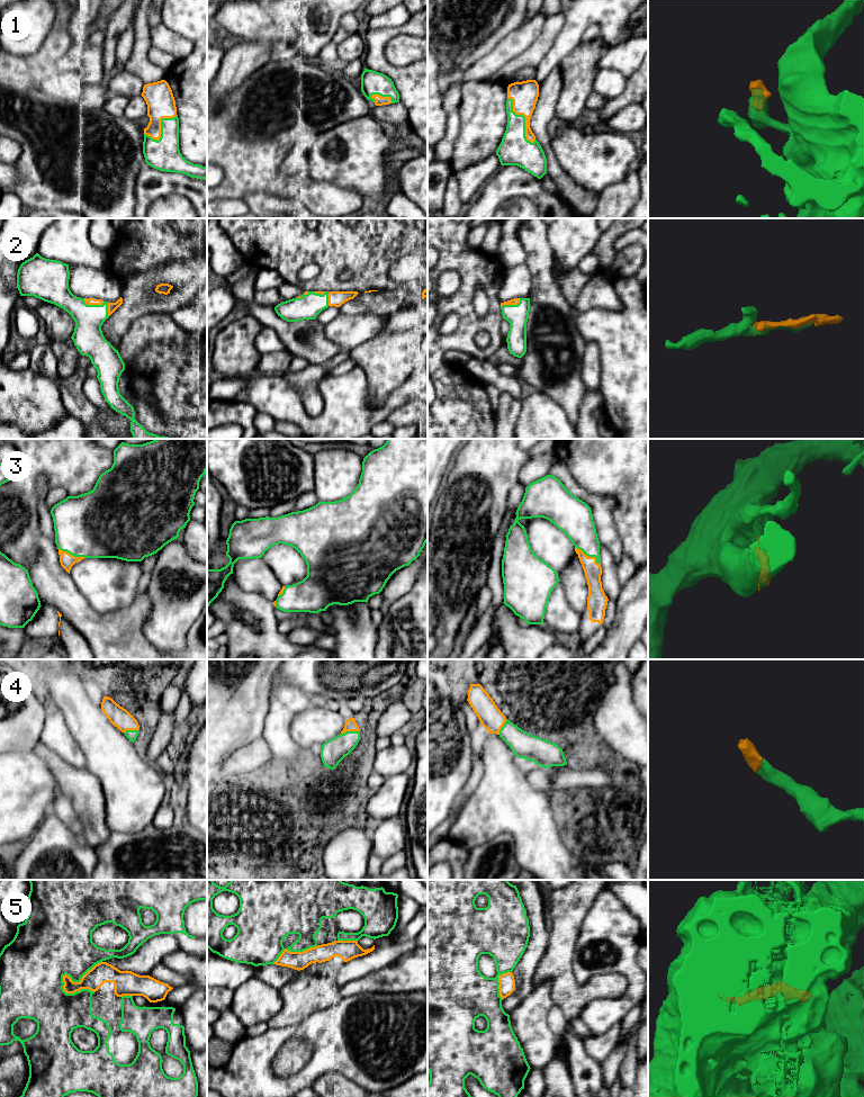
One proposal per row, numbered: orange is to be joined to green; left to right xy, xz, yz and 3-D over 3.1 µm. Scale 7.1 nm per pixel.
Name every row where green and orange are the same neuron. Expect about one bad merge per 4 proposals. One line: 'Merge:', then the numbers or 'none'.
Merge: 1, 2, 3, 4

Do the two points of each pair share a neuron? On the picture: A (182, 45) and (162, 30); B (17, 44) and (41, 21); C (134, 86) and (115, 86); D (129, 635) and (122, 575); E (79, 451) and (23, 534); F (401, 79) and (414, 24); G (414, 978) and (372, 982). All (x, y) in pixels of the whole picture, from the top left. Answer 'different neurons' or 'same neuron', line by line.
A: same neuron
B: same neuron
C: same neuron
D: different neurons
E: same neuron
F: same neuron
G: same neuron

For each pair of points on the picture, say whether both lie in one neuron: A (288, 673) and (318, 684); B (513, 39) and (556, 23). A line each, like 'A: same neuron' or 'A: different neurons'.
A: same neuron
B: different neurons

